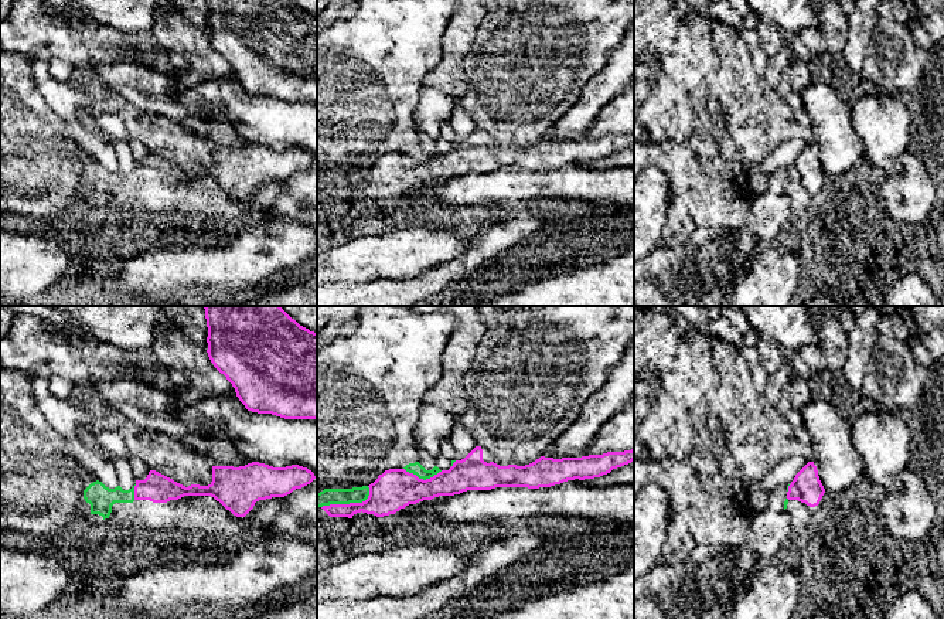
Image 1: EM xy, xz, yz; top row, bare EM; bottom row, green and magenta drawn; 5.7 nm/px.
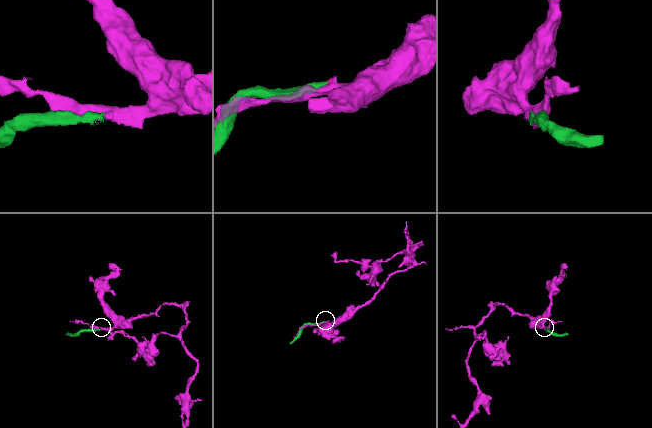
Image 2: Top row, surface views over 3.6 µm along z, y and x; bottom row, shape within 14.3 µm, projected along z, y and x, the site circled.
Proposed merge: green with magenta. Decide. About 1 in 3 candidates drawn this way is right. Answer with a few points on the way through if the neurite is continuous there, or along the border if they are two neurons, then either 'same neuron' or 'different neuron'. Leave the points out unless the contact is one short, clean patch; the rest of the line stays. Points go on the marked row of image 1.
different neuron

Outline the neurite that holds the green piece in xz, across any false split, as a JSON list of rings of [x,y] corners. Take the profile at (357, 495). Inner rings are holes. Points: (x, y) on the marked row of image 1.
[[[352,487],[352,489],[324,489],[317,493],[317,507],[330,504],[350,504],[362,503],[369,496],[369,487]]]

